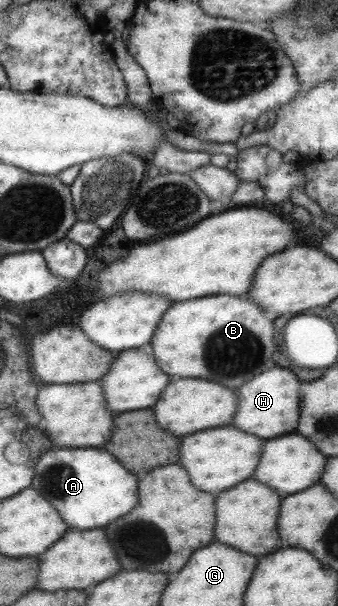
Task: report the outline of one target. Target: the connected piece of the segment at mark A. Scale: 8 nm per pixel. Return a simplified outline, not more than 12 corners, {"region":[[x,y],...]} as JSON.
{"region":[[55,447],[31,486],[67,527],[104,527],[138,479],[98,449]]}

